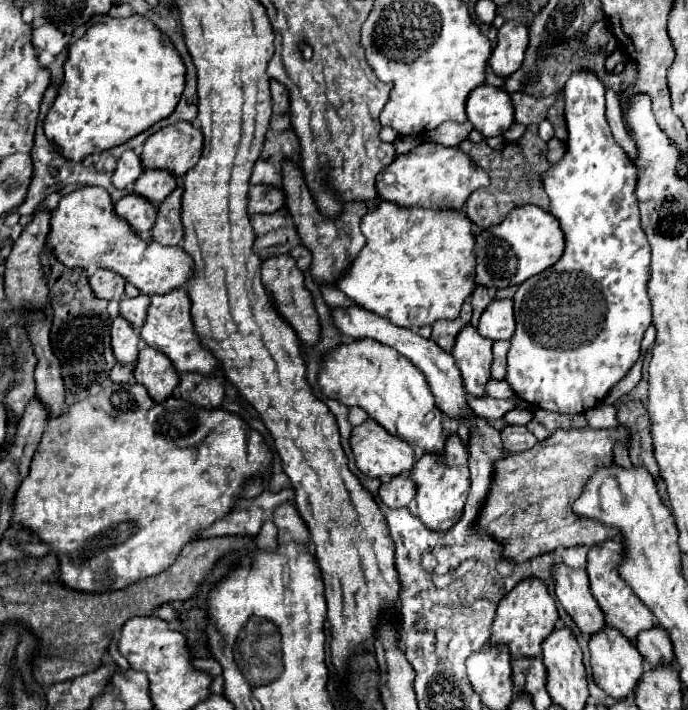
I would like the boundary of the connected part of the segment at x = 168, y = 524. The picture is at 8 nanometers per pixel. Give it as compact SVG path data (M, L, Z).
M113 384L105 390L101 390L95 396L87 396L85 400L73 404L67 414L61 414L57 418L51 418L45 434L41 438L39 448L35 450L35 456L31 460L31 472L27 474L27 480L19 484L19 492L15 494L15 516L11 518L11 524L19 524L25 530L39 536L41 542L49 544L51 552L59 560L59 576L63 586L77 592L103 592L103 590L121 590L123 586L129 586L133 582L145 580L149 576L155 576L169 568L179 550L195 536L195 532L209 528L213 522L227 516L237 498L239 492L245 488L245 482L255 476L265 476L271 464L271 454L267 446L263 444L263 437L259 432L251 430L245 420L237 414L225 412L225 410L205 410L195 404L189 404L181 398L169 398L163 404L155 404L147 390L141 384Z

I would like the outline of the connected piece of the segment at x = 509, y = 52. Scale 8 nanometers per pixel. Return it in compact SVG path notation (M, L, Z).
M507 20L499 28L499 40L489 60L493 72L499 76L513 74L523 64L527 44L529 44L527 26L519 20Z

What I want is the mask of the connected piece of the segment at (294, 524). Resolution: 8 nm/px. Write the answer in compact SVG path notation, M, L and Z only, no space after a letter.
M293 502L281 504L273 512L273 522L279 530L279 542L301 542L301 544L309 542L307 526L301 520L301 516L299 516L297 508L293 506Z

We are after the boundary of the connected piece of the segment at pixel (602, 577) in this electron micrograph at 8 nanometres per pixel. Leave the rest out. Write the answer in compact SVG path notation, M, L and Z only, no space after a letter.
M607 540L597 546L589 548L587 556L587 576L591 580L591 592L595 600L599 602L601 610L605 612L605 624L619 628L625 638L635 640L635 636L643 630L653 628L655 620L649 608L643 606L643 602L631 592L631 586L619 576L619 560L623 560L623 546L617 540Z

